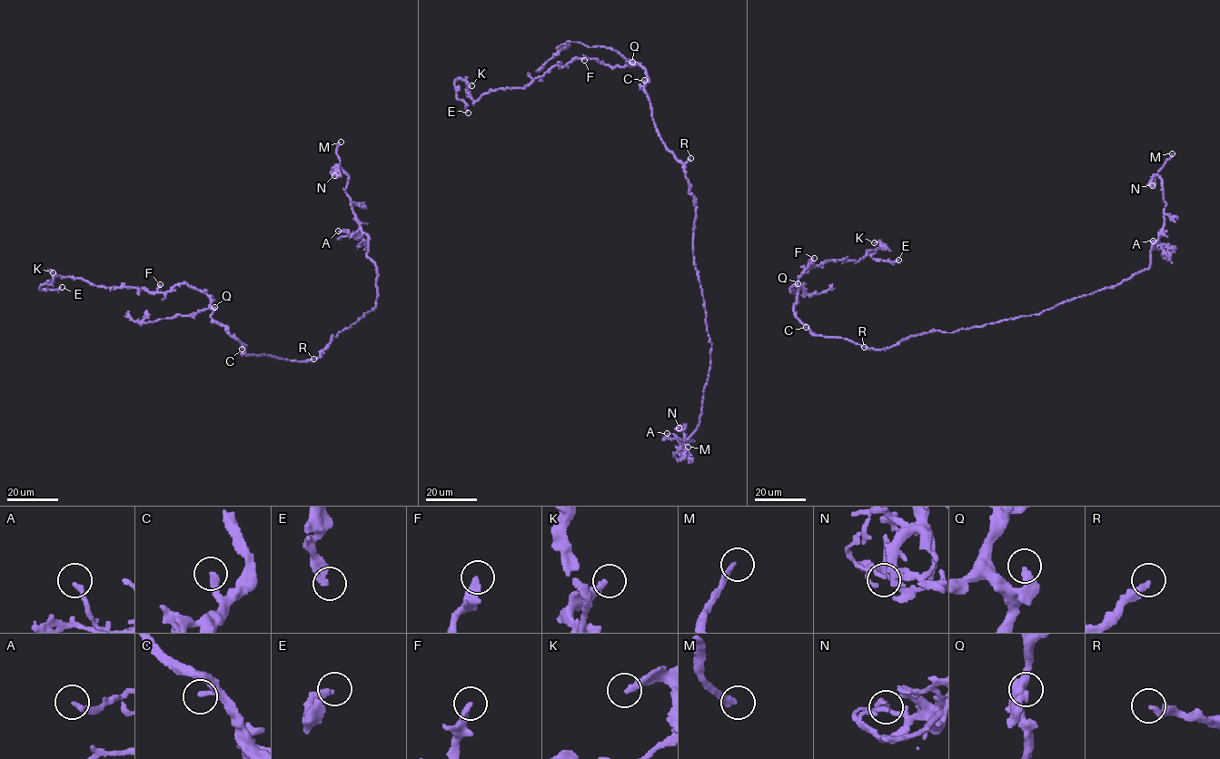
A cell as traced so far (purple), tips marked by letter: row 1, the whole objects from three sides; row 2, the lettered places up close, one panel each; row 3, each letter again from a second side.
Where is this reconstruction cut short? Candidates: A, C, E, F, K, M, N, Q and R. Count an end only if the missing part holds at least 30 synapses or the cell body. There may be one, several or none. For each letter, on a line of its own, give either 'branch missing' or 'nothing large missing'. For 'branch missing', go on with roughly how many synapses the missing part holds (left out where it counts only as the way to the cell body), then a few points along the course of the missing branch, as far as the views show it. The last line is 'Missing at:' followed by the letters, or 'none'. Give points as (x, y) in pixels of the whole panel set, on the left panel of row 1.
A: nothing large missing
C: nothing large missing
E: nothing large missing
F: nothing large missing
K: nothing large missing
M: branch missing; course (341, 142), (346, 132), (334, 128), (326, 116)
N: nothing large missing
Q: nothing large missing
R: nothing large missing
Missing at: M

